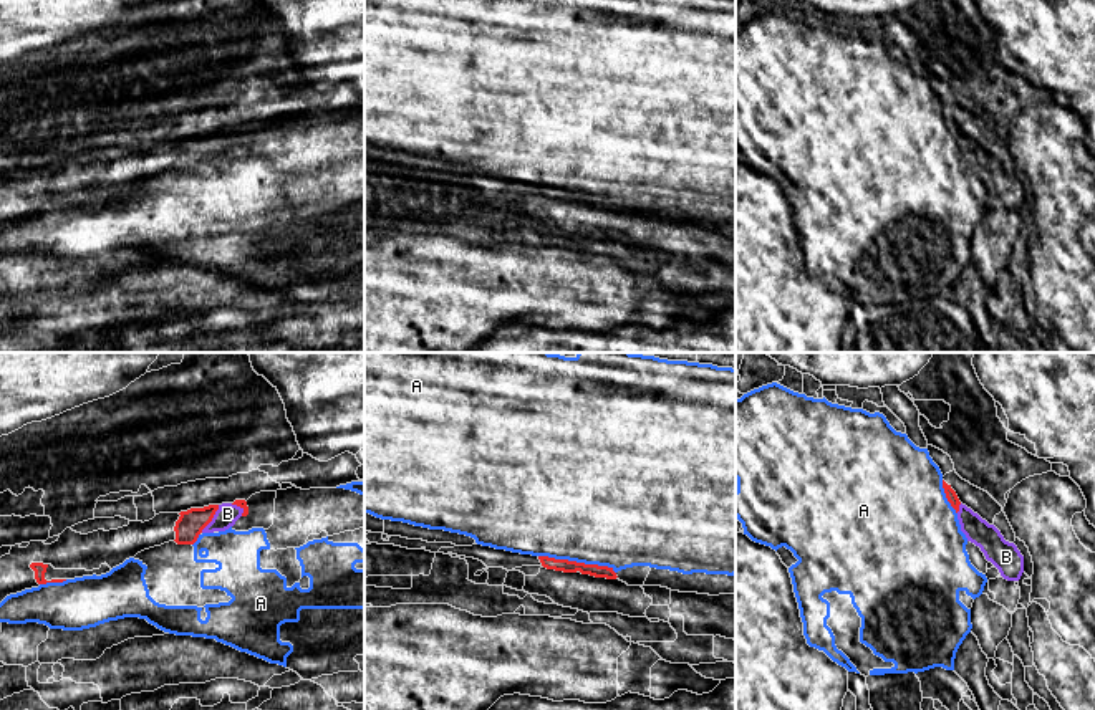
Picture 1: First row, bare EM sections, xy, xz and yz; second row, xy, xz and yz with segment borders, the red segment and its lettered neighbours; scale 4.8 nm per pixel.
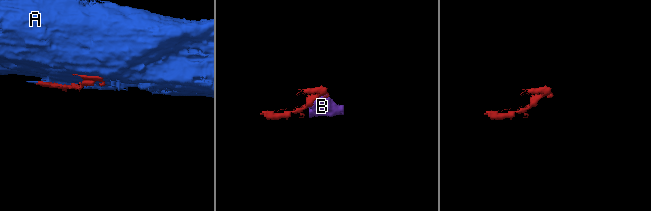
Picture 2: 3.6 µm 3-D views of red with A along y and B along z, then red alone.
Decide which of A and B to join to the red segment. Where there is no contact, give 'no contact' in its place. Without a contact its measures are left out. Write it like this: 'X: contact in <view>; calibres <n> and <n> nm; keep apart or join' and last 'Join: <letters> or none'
A: contact in xz; calibres 60 and 500 nm; keep apart
B: contact in xy; calibres 130 and 110 nm; join
Join: B

